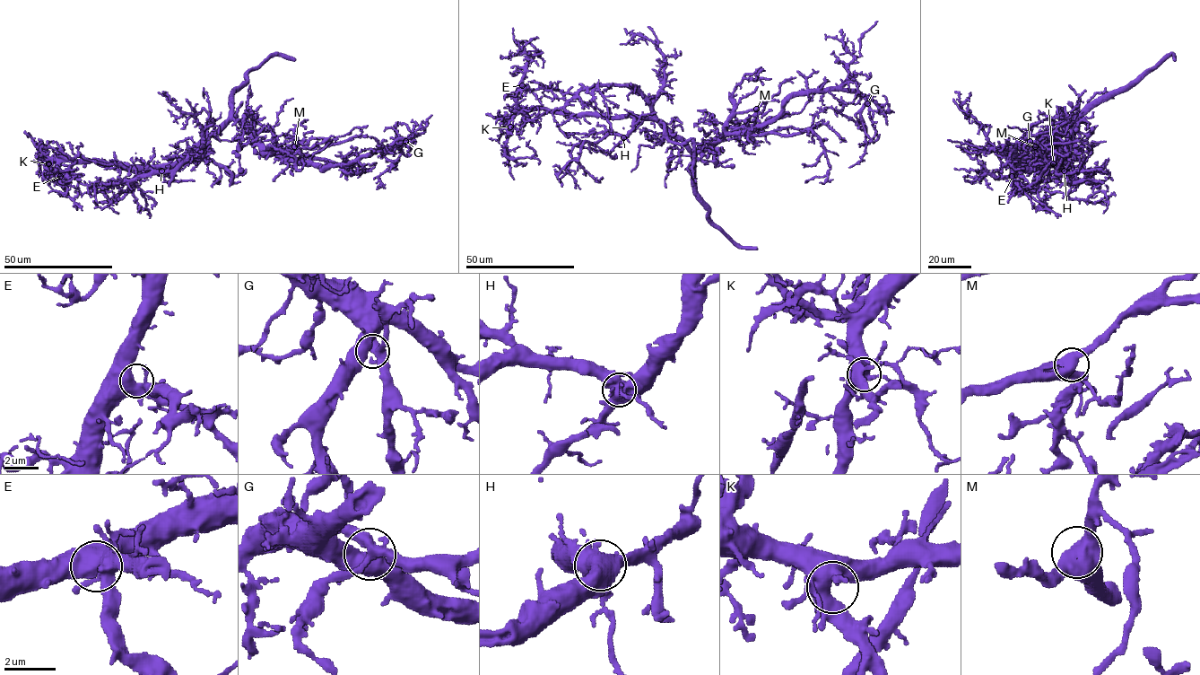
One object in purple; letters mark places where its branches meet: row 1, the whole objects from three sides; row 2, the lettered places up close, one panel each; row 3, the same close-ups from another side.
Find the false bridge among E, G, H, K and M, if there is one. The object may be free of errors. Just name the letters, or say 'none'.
none

